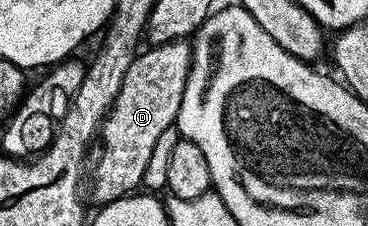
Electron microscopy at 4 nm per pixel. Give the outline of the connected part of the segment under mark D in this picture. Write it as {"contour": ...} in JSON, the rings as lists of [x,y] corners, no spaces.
{"contour":[[[188,42],[159,43],[142,50],[127,77],[123,77],[123,89],[115,97],[113,108],[101,122],[99,143],[101,152],[93,167],[93,199],[104,205],[136,192],[142,186],[141,178],[147,169],[147,160],[159,141],[159,136],[174,126],[183,105],[183,89],[187,85],[189,70],[193,64],[193,49]]]}

